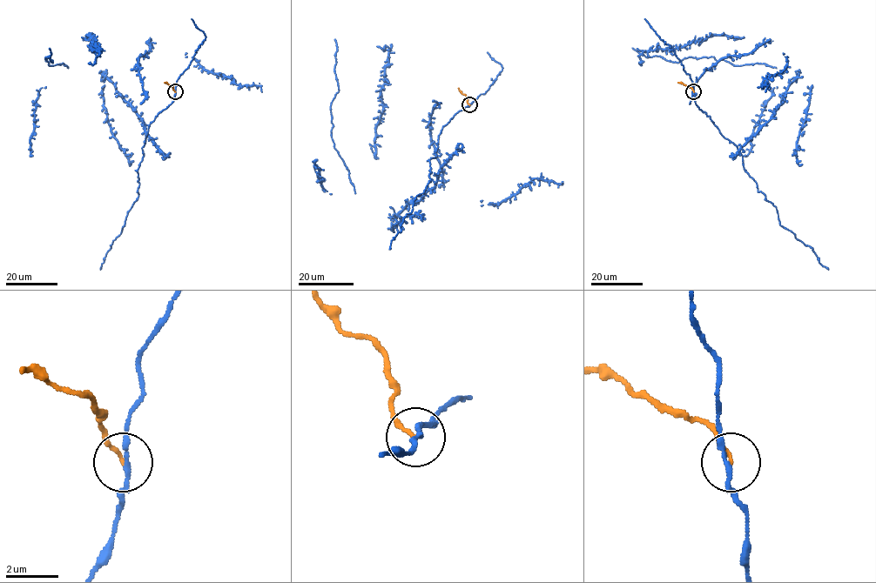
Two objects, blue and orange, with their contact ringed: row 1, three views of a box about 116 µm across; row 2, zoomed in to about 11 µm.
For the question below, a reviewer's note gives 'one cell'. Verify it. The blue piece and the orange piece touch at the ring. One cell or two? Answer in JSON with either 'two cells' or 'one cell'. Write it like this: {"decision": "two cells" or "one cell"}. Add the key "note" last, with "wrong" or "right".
{"decision": "two cells", "note": "wrong"}

